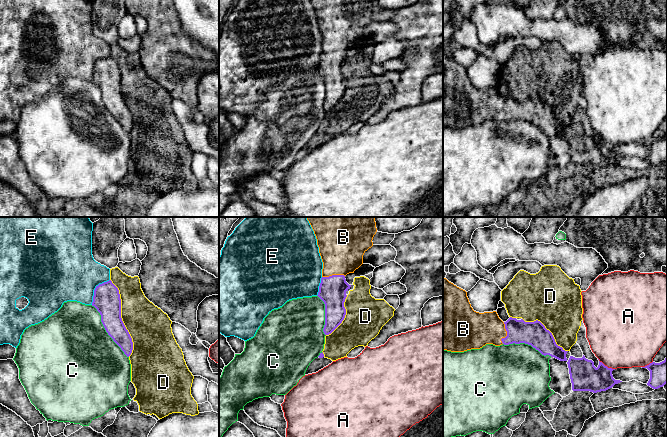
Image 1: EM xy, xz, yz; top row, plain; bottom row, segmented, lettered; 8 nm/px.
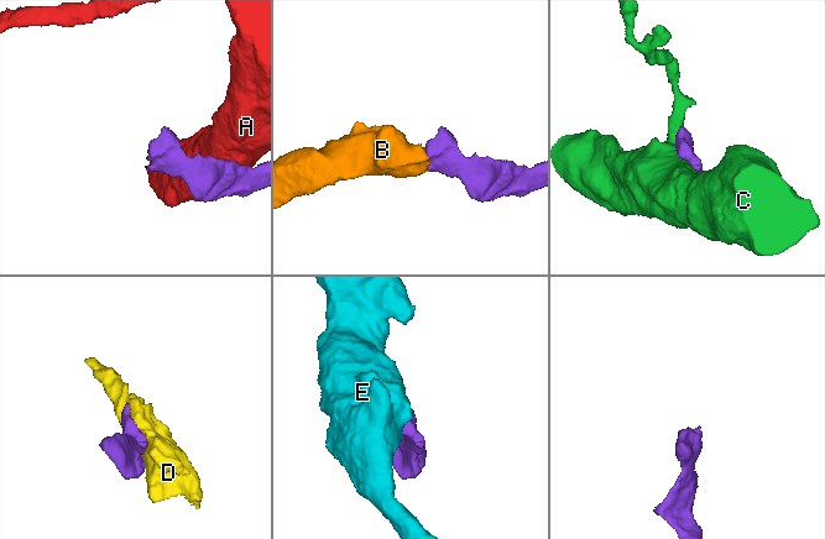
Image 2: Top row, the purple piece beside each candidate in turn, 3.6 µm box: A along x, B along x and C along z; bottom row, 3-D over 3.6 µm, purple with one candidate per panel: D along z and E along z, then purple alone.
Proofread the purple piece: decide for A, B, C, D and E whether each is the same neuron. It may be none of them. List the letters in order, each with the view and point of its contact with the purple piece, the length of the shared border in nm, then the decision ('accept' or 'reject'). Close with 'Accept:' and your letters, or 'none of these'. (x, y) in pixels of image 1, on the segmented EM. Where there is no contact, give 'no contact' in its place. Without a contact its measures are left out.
A: meets purple in yz at (606, 366); contact 160 nm long; reject
B: meets purple in yz at (507, 333); contact 180 nm long; accept
C: meets purple in xy at (106, 331); contact 500 nm long; reject
D: meets purple in xy at (121, 318); contact 650 nm long; reject
E: meets purple in xy at (95, 289); contact 260 nm long; reject
Accept: B

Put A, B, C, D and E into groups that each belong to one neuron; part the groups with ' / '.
A / B / C / D / E

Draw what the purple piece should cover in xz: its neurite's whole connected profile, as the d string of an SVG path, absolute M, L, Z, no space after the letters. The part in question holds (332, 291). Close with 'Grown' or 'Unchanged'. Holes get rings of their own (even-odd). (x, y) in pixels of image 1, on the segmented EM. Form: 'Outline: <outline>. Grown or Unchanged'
Outline: M306 217L309 221L317 239L319 253L323 262L322 278L319 286L318 297L325 304L325 335L331 334L344 320L346 309L344 302L346 292L351 285L346 282L345 276L354 273L363 264L364 253L373 246L373 237L377 232L375 217Z. Grown

